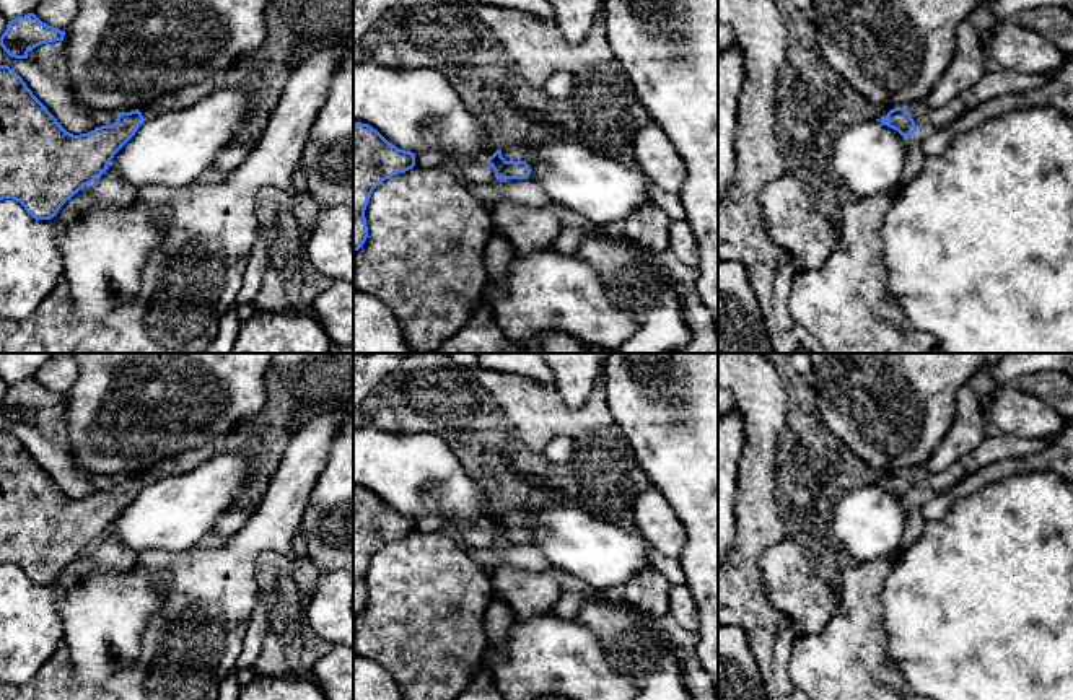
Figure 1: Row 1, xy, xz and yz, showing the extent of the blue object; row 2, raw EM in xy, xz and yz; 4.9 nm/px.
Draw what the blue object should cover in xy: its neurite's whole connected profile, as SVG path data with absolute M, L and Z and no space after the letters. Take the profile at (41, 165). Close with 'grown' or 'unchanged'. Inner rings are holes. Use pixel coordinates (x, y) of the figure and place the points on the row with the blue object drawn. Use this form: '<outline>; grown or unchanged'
M0 65L0 200L13 199L36 220L50 220L80 189L96 181L114 155L135 135L138 127L158 114L194 106L226 81L217 73L197 85L158 98L153 104L122 112L112 125L88 133L67 132L33 94L23 78L8 65Z; grown

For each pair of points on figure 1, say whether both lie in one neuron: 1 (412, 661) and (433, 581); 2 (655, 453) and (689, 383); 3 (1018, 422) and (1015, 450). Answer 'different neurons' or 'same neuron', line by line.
1: same neuron
2: same neuron
3: different neurons

